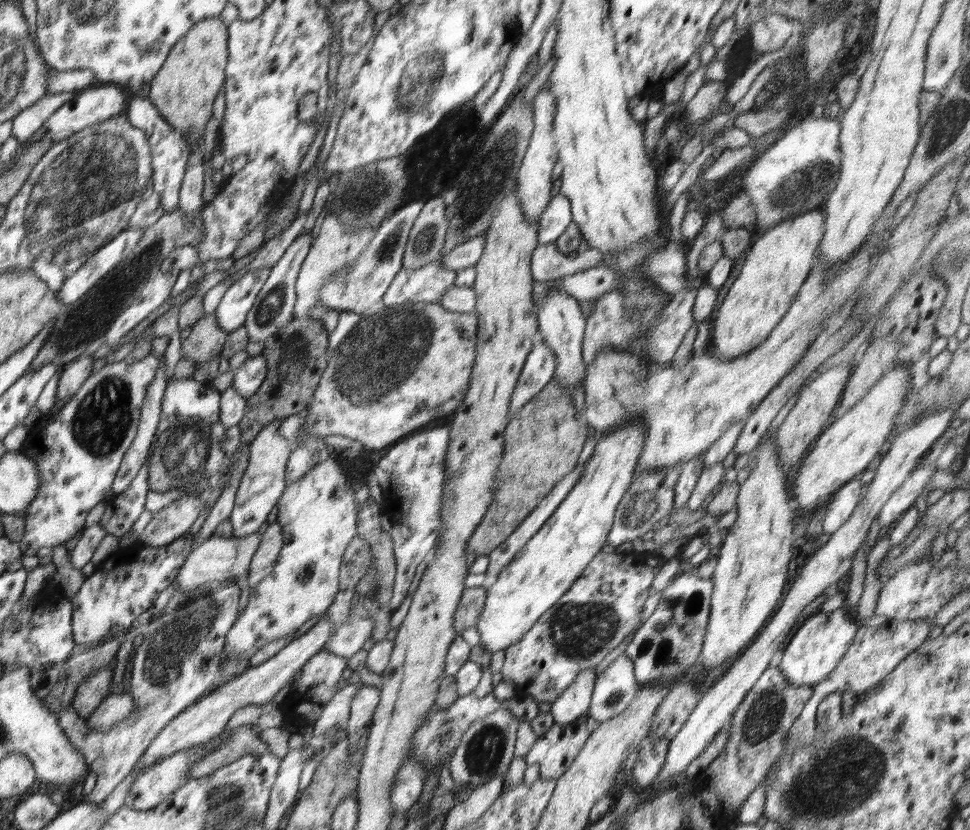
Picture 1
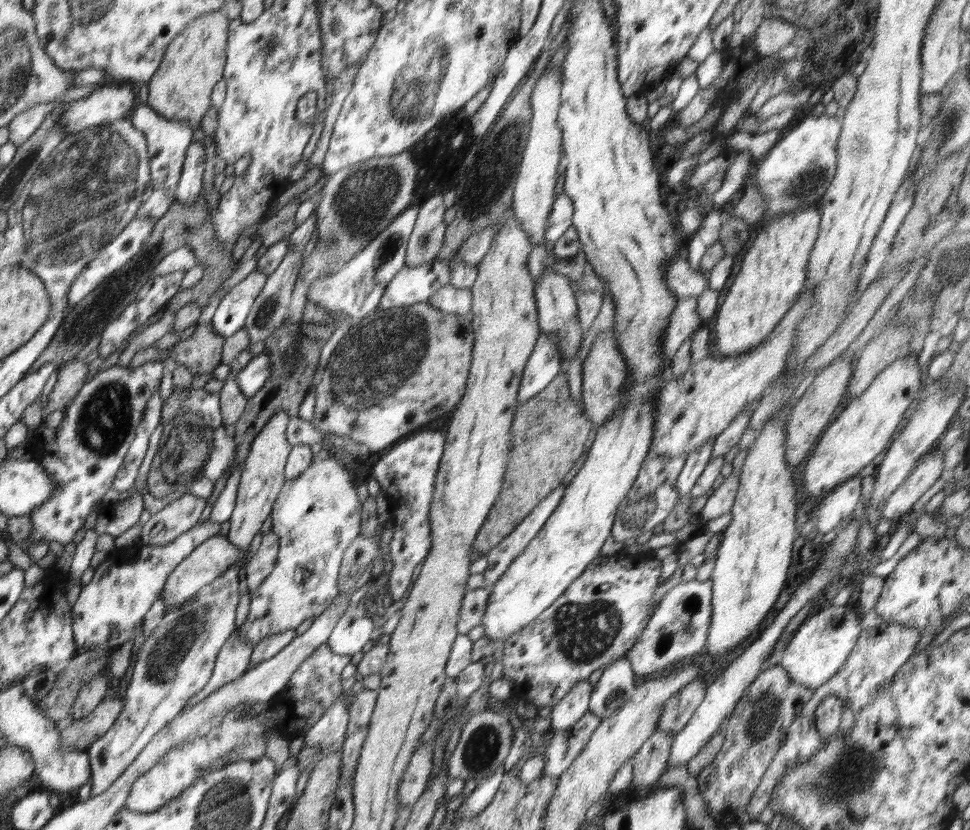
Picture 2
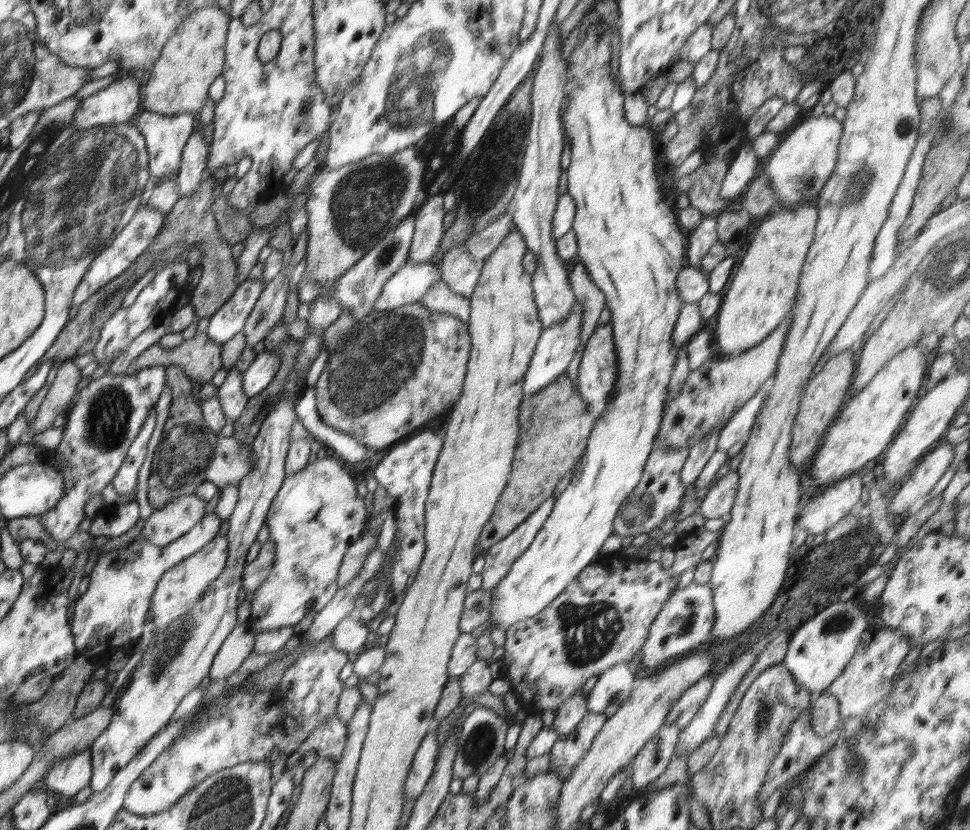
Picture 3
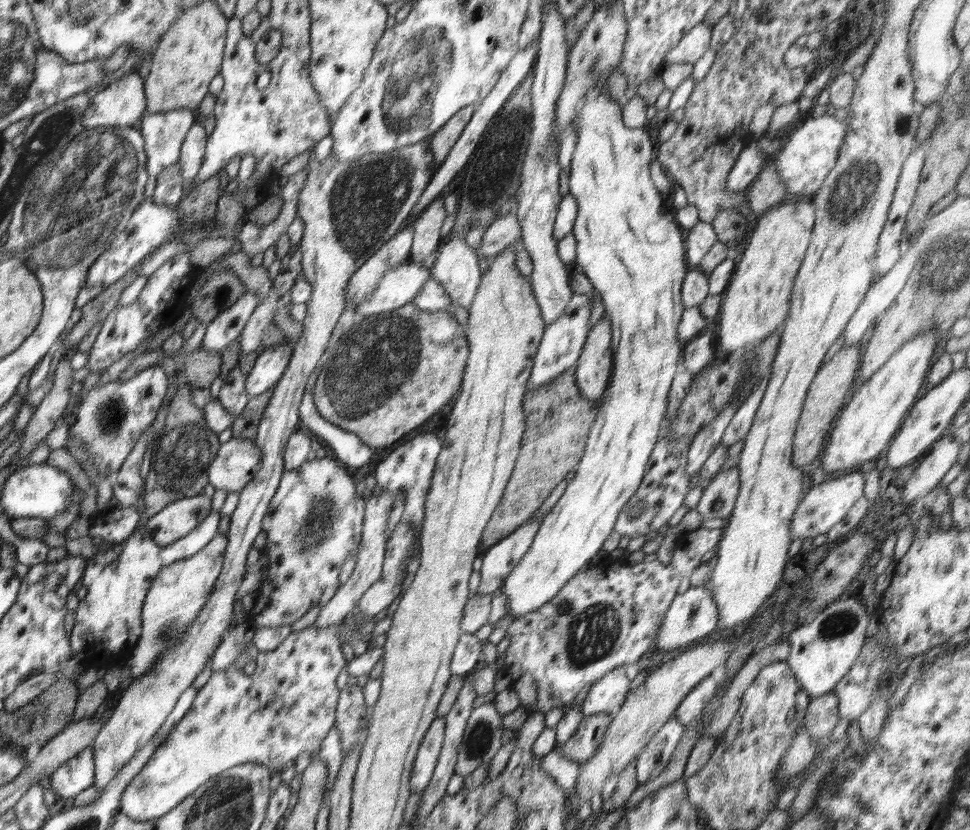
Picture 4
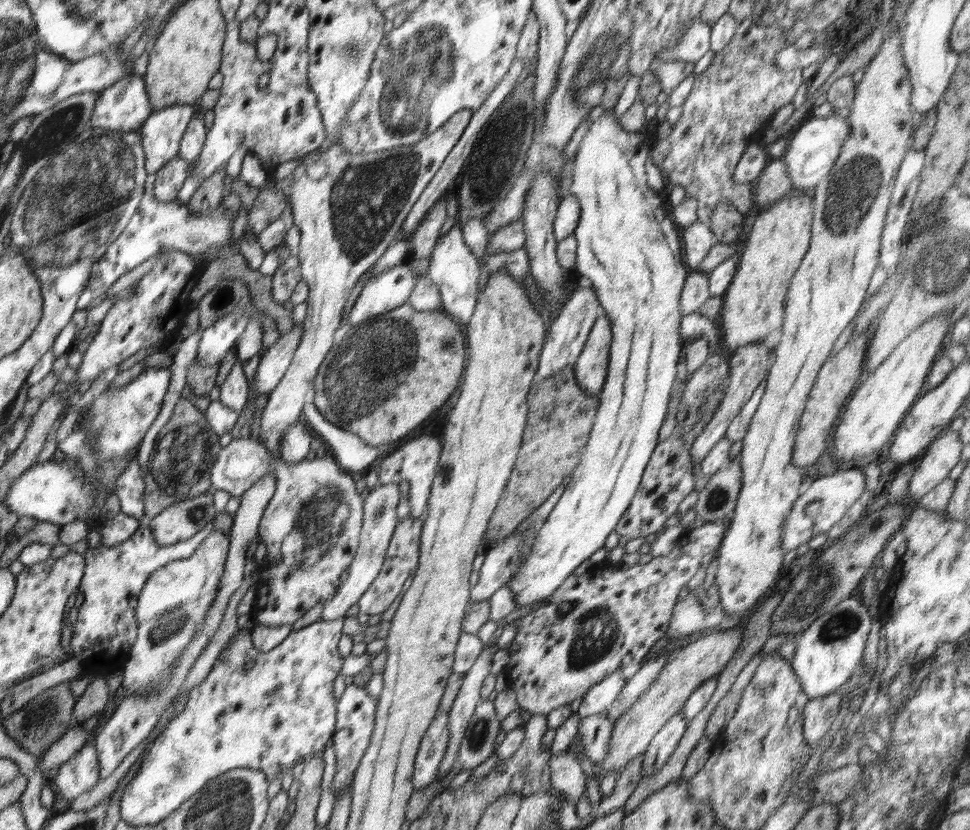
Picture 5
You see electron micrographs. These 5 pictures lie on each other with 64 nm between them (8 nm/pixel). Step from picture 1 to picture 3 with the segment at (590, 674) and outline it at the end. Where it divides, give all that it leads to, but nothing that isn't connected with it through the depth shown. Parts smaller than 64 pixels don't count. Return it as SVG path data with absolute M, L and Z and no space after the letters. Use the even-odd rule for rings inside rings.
M582 689L577 690L564 704L557 708L557 712L552 728L560 737L570 736L588 713L587 695L584 695Z

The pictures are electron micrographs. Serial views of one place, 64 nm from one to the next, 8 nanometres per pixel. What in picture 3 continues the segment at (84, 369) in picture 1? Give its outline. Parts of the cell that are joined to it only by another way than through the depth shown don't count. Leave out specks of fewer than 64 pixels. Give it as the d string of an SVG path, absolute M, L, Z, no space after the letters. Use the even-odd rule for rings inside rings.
M73 360L59 364L56 379L52 382L35 418L29 422L30 434L40 434L52 427L54 418L68 411L72 398L76 396L77 386L82 378L81 367Z

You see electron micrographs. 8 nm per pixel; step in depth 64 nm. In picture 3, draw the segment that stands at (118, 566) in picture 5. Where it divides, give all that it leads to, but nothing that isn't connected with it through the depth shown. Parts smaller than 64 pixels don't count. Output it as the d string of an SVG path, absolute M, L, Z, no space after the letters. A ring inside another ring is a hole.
M208 513L186 534L166 546L156 546L141 534L128 546L112 549L105 552L104 556L100 555L95 567L90 571L88 590L76 601L74 619L71 621L77 657L86 655L100 667L105 667L108 659L116 652L124 651L131 655L140 640L150 600L162 580L162 575L218 536L221 521L216 513Z

